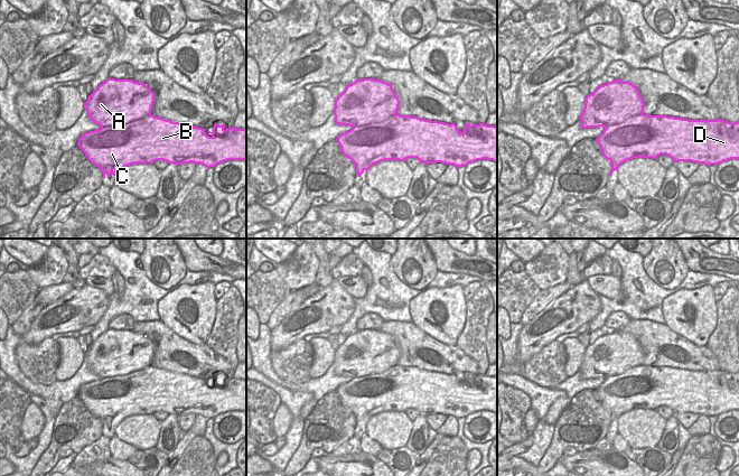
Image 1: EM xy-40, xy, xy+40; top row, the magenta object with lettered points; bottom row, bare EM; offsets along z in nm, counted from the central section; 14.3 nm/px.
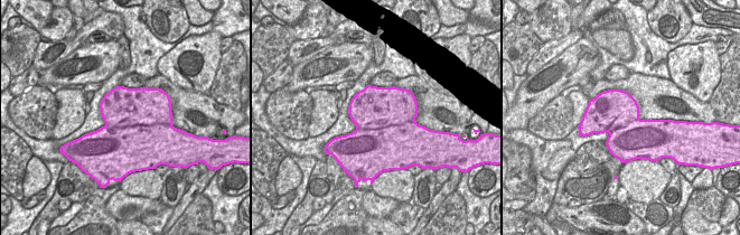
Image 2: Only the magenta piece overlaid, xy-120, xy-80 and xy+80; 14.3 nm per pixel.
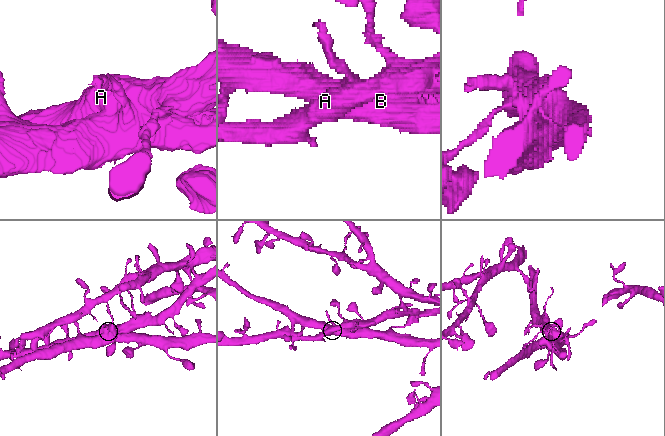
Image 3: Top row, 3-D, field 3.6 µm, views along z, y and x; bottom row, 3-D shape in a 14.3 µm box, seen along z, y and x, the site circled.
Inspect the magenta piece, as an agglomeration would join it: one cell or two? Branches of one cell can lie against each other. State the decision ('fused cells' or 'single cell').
fused cells

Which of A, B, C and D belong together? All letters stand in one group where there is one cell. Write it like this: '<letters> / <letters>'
A / B C D

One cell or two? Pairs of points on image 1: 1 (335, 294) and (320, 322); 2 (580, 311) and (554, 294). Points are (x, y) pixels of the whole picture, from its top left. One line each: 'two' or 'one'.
1: one
2: two

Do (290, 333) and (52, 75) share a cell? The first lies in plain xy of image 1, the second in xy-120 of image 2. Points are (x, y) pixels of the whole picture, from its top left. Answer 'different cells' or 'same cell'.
same cell

